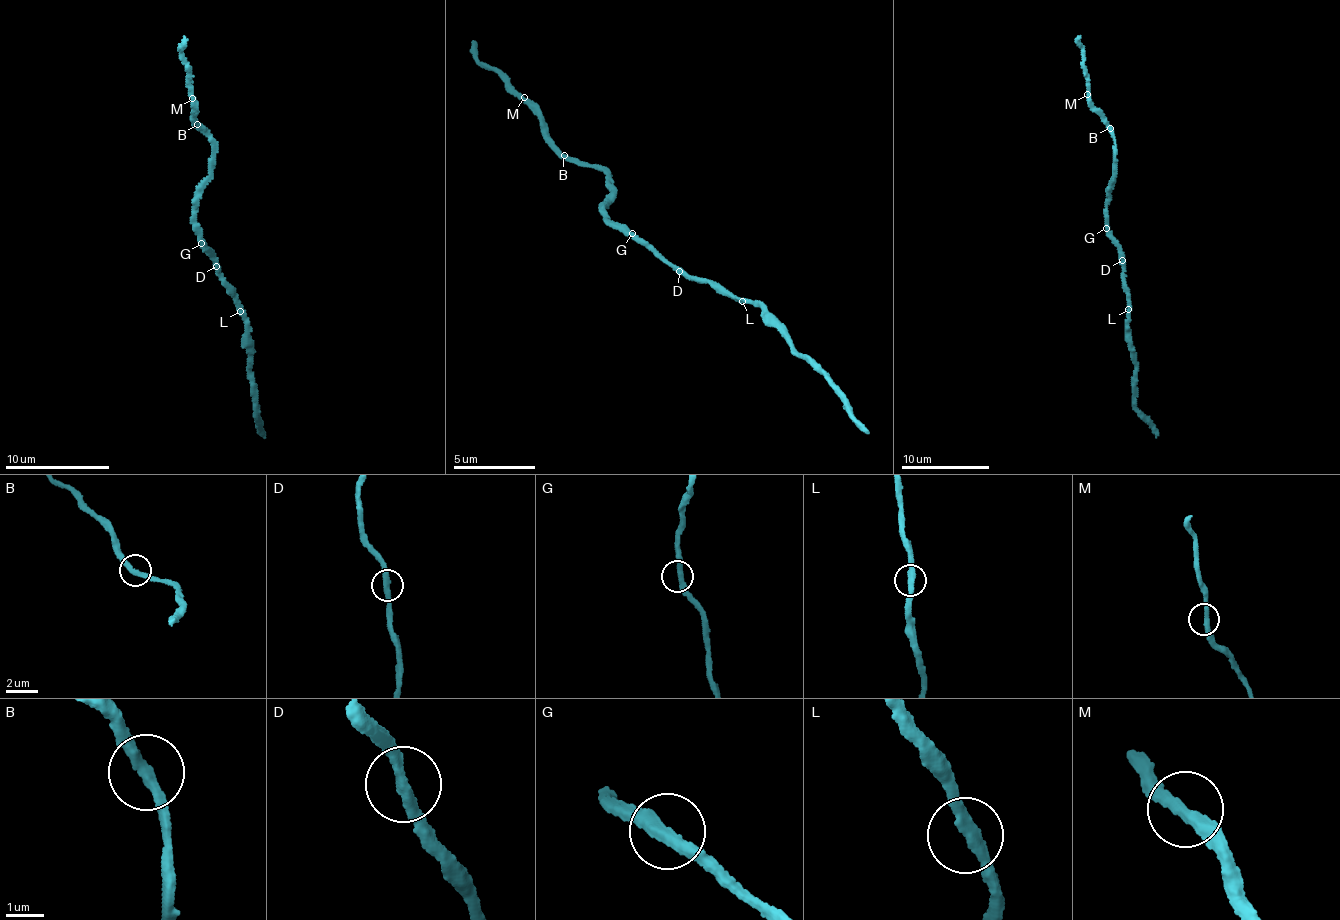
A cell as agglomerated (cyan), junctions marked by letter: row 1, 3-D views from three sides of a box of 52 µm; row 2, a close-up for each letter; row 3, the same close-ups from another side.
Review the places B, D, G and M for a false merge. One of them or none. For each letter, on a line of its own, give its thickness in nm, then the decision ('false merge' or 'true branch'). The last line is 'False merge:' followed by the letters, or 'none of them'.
B: calibre 320 nm; true branch
D: calibre 320 nm; true branch
G: calibre 360 nm; true branch
M: calibre 320 nm; true branch
False merge: none of them

